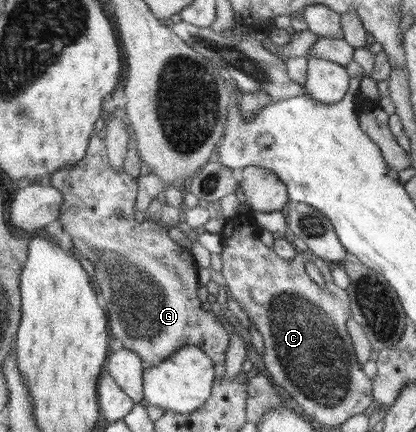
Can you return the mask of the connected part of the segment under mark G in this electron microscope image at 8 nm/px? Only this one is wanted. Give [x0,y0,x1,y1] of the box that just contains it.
[47,134,231,366]

